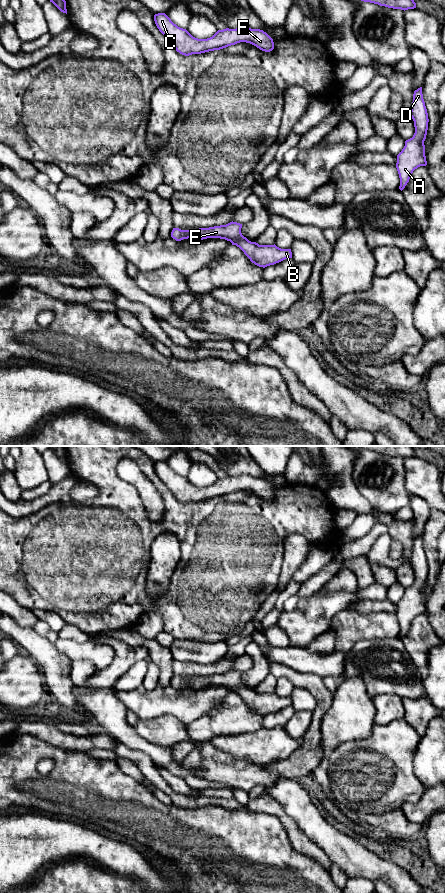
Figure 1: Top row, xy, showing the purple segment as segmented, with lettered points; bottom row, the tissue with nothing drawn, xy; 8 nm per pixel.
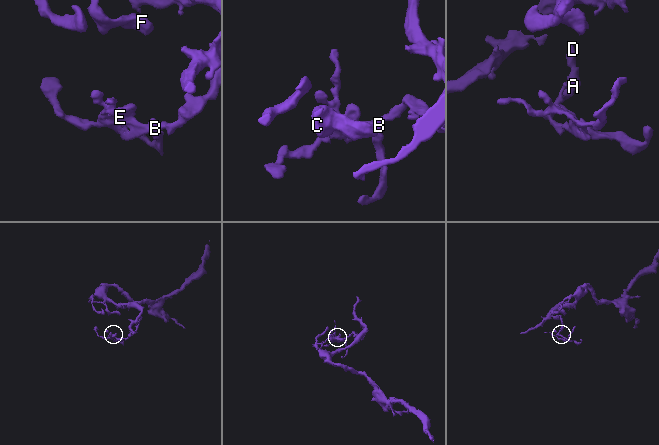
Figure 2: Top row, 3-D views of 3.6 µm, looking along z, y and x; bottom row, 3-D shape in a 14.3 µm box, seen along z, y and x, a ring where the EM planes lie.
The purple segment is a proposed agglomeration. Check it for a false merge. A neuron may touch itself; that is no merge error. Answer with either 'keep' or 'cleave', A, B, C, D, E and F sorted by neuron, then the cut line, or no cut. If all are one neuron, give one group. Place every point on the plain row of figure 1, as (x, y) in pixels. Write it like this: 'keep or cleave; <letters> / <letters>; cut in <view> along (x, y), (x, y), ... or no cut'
keep; A B C D E F; no cut

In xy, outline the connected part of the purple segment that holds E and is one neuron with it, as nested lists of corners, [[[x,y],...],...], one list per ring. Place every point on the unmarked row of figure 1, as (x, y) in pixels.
[[[230,670],[226,673],[209,676],[181,678],[173,676],[171,685],[176,689],[193,686],[201,689],[207,686],[220,686],[230,689],[232,693],[239,695],[252,711],[259,715],[267,715],[279,711],[287,706],[292,706],[291,697],[281,697],[274,693],[259,693],[249,689],[241,681],[242,672]]]

